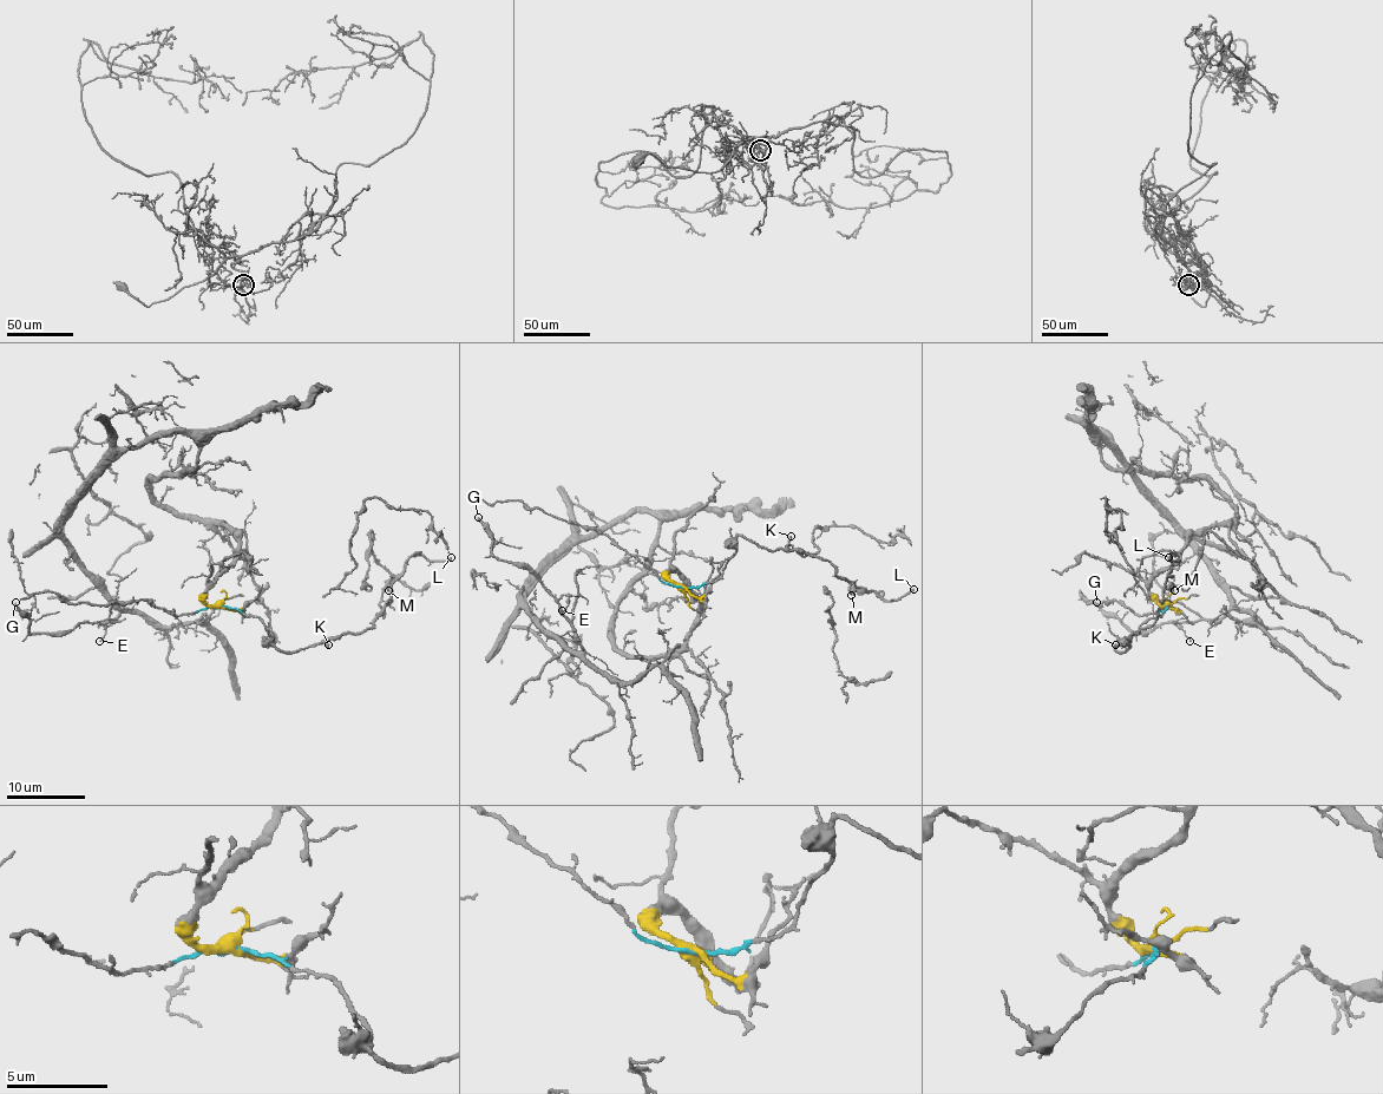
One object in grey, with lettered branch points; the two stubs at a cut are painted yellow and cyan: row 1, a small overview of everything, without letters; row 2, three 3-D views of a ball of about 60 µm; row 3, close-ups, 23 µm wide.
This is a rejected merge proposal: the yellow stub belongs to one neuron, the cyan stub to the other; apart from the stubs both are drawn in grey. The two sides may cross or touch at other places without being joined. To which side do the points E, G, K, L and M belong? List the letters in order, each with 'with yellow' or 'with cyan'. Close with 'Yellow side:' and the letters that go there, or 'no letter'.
E: with yellow
G: with yellow
K: with cyan
L: with cyan
M: with cyan
Yellow side: E, G

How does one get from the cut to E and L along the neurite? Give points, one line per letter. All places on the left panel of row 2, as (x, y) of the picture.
E: (218, 606), (238, 539), (163, 508), (151, 478), (198, 449), (148, 437), (63, 522), (120, 611), (100, 641)
L: (218, 606), (251, 614), (286, 652), (371, 628), (392, 581), (415, 555), (451, 557)

